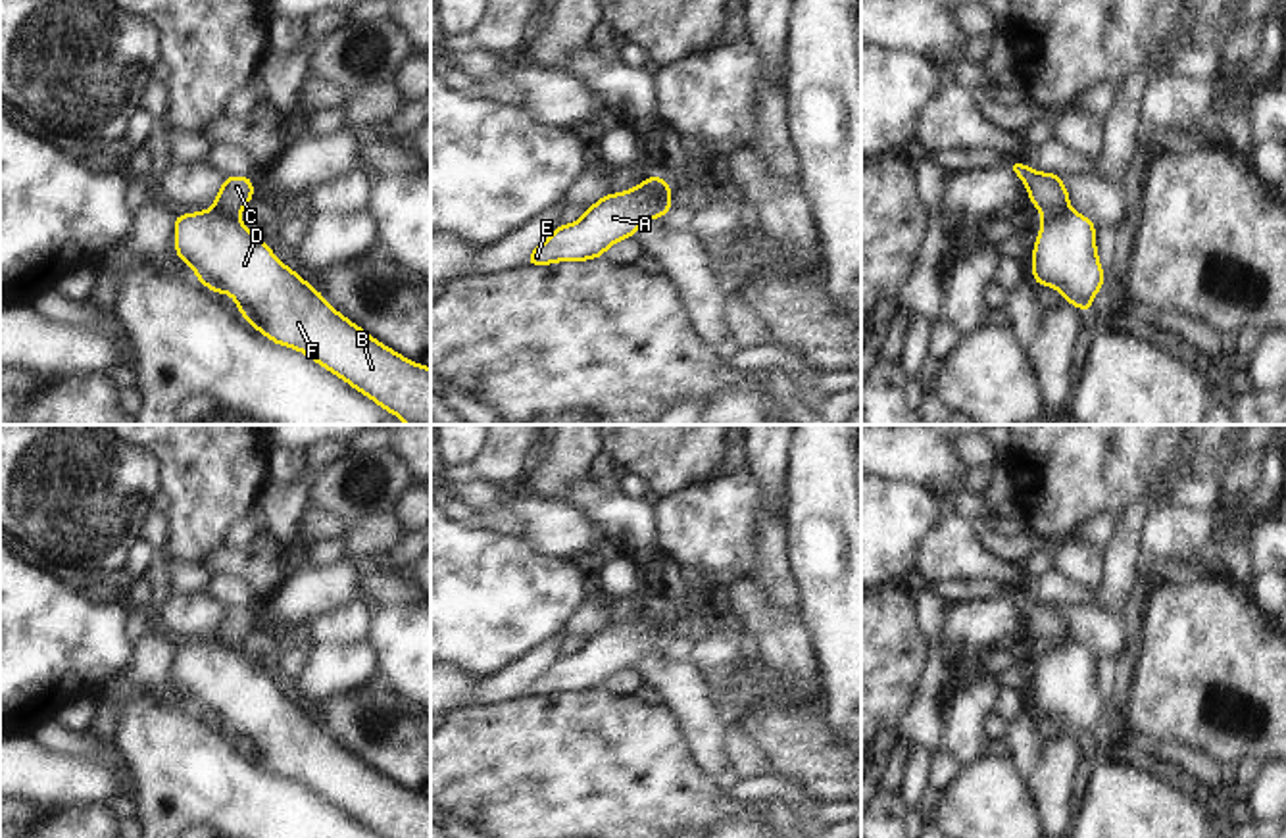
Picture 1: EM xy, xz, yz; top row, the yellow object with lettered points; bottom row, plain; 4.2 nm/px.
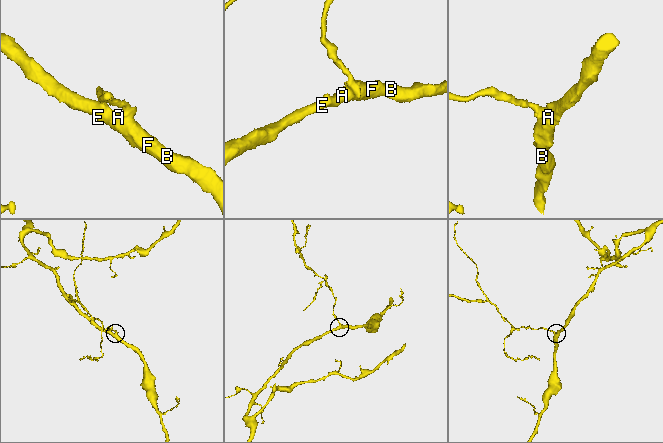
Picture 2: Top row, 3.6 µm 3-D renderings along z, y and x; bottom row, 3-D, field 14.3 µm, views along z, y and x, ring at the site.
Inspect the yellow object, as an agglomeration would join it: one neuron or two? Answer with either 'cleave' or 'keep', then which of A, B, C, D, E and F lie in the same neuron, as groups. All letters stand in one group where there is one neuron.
cleave; A B D E F / C

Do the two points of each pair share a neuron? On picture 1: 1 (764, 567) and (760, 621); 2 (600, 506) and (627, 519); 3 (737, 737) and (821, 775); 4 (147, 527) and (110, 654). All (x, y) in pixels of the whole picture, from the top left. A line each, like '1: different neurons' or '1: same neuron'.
1: different neurons
2: same neuron
3: different neurons
4: different neurons

